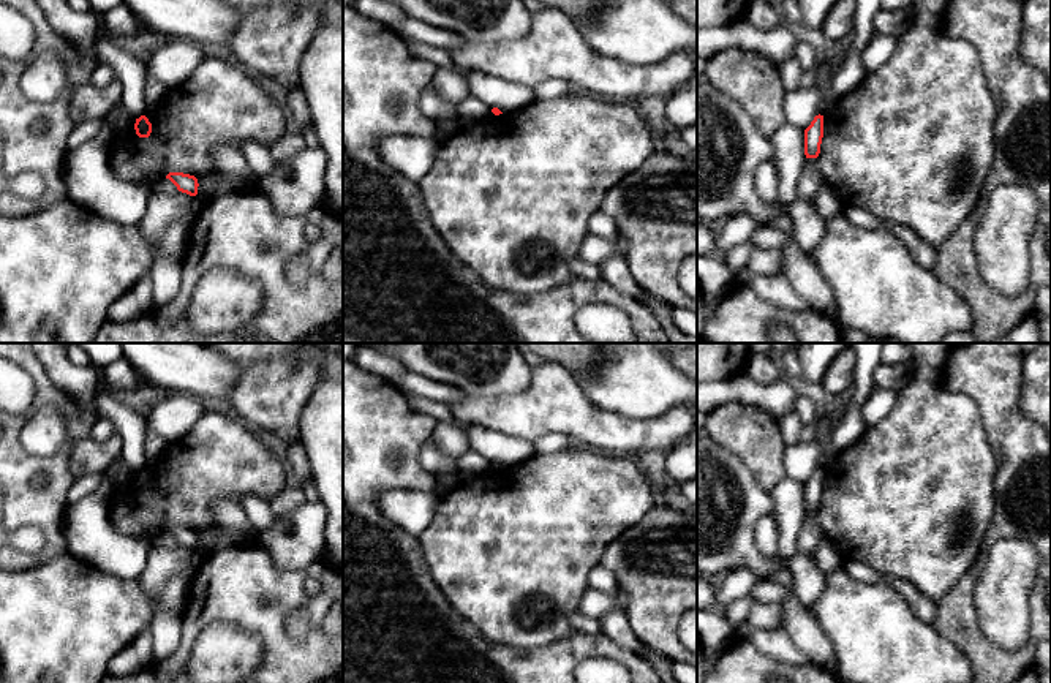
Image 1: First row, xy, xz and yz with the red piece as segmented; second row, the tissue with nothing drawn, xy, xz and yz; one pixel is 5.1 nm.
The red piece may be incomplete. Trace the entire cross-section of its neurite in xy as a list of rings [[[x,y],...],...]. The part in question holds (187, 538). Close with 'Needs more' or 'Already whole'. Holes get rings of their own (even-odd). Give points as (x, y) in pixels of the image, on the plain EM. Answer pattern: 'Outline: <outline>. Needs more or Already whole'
Outline: [[[169,526],[166,533],[169,533],[177,541],[179,545],[186,547],[190,550],[198,549],[199,538],[194,530],[183,526]]]. Already whole

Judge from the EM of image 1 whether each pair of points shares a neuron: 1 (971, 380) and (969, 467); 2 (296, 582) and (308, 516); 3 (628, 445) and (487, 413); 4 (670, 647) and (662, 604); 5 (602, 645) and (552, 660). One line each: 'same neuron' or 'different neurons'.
1: different neurons
2: different neurons
3: same neuron
4: same neuron
5: same neuron

